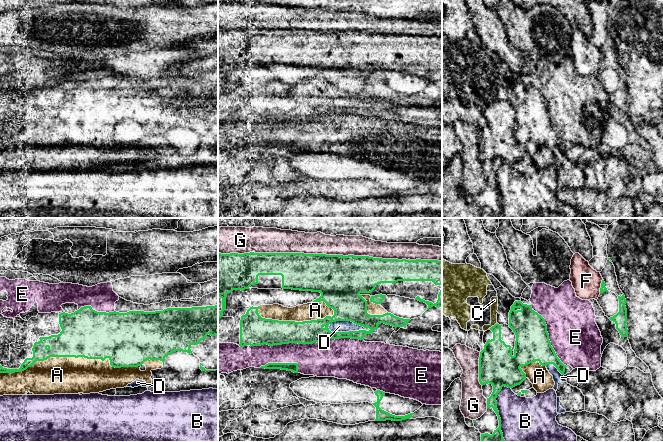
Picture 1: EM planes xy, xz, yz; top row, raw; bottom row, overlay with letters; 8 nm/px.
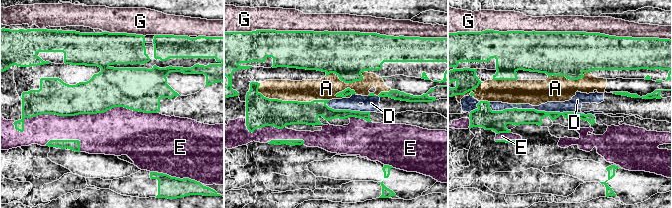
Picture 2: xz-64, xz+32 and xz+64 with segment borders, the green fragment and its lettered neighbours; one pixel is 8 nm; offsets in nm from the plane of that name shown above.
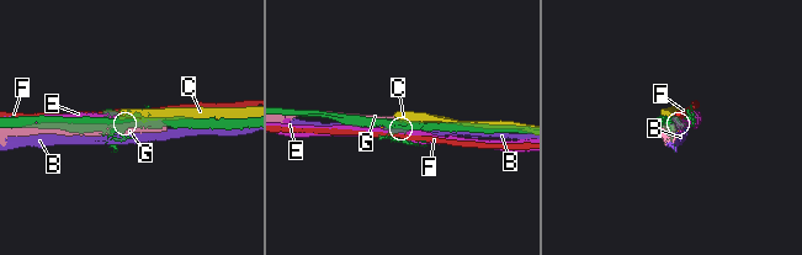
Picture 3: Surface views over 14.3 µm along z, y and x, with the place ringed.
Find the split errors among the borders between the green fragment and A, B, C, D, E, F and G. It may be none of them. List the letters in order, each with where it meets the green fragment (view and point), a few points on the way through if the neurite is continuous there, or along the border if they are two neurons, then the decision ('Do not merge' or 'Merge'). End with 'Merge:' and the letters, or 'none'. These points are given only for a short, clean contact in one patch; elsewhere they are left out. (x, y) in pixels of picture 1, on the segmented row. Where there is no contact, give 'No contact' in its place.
A: Touches green at xy (83, 356). Do not merge
B: Touches green at yz (498, 413). Do not merge
C: Touches green at yz (492, 326). Do not merge
D: Touches green at xz (349, 331). Do not merge
E: Touches green at xz (300, 343). Do not merge
F: Touches green at yz (601, 286). Do not merge
G: Touches green at xz (313, 254). Do not merge
Merge: none

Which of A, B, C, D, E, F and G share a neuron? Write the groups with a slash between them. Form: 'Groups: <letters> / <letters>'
Groups: A D / B / C / E / F / G

